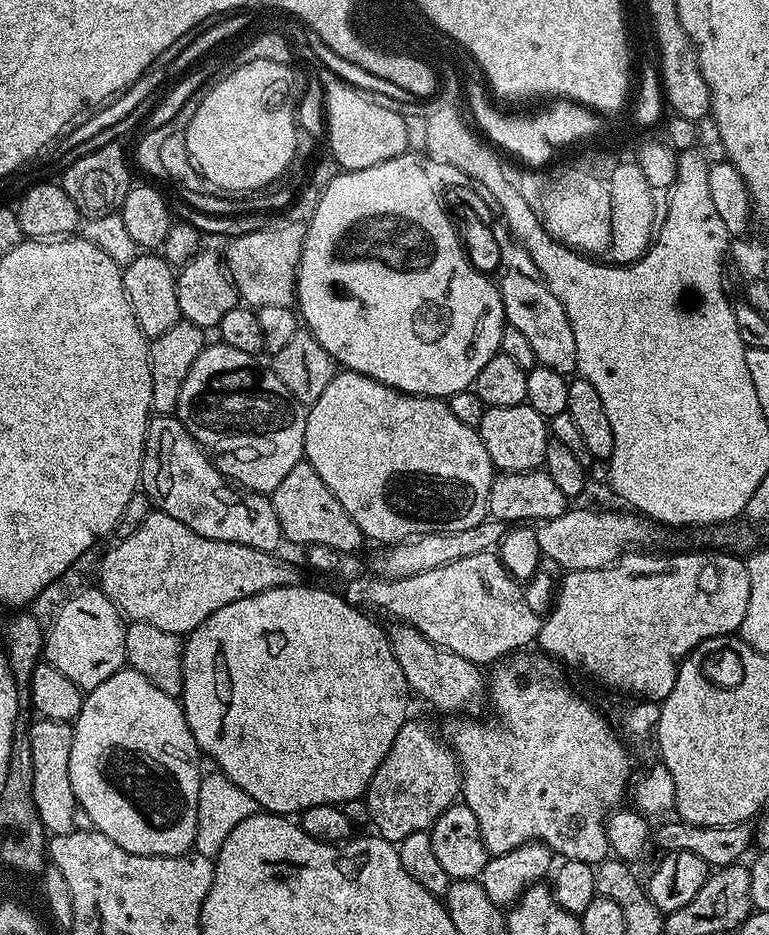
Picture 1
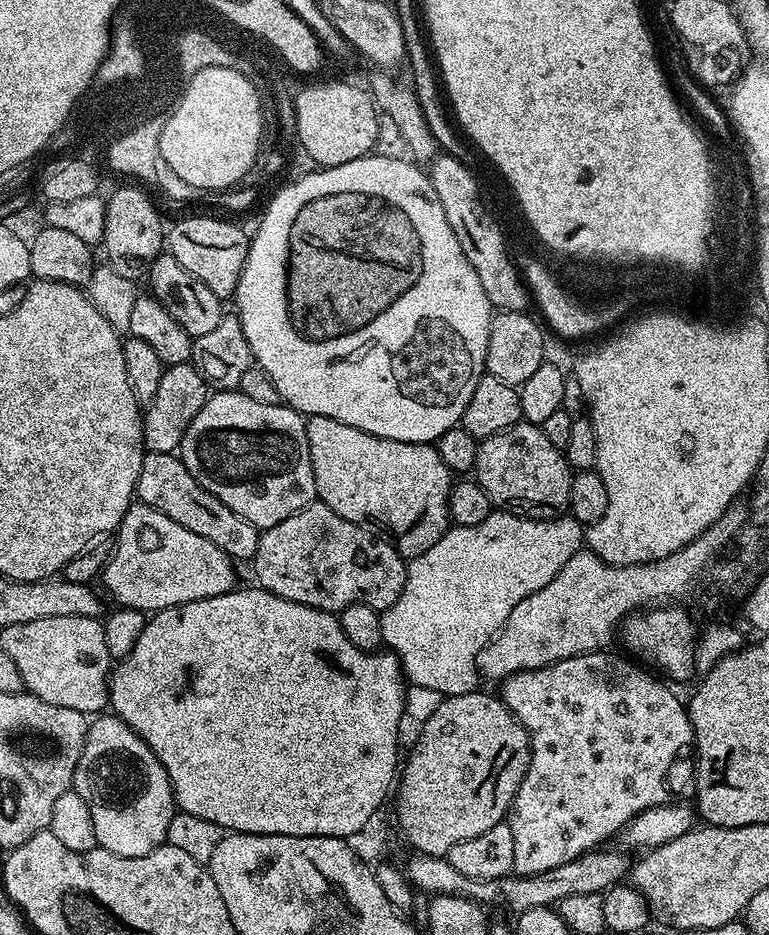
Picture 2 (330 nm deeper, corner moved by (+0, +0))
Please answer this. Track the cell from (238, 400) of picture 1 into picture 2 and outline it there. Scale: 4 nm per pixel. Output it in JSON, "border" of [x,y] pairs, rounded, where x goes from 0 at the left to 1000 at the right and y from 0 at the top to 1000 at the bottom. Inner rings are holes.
{"border":[[[311,417],[277,418],[263,439],[252,443],[234,474],[231,487],[242,503],[247,503],[247,507],[268,525],[299,541],[304,550],[320,554],[320,558],[339,567],[362,563],[367,554],[377,554],[377,550],[412,534],[397,446],[368,430],[346,434],[320,426],[320,421]]]}

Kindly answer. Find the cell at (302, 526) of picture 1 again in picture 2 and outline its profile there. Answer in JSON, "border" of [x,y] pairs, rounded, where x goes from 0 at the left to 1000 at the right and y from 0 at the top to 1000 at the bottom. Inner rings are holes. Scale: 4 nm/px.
{"border":[[[415,537],[399,539],[393,545],[377,550],[377,554],[367,554],[362,563],[339,568],[336,588],[325,600],[326,606],[333,606],[332,624],[349,633],[362,635],[362,640],[433,657],[441,657],[456,646],[475,646],[490,652],[512,648],[531,617],[527,596],[519,595],[503,576],[493,578],[479,569],[482,568],[477,564],[434,550],[429,541]]]}

